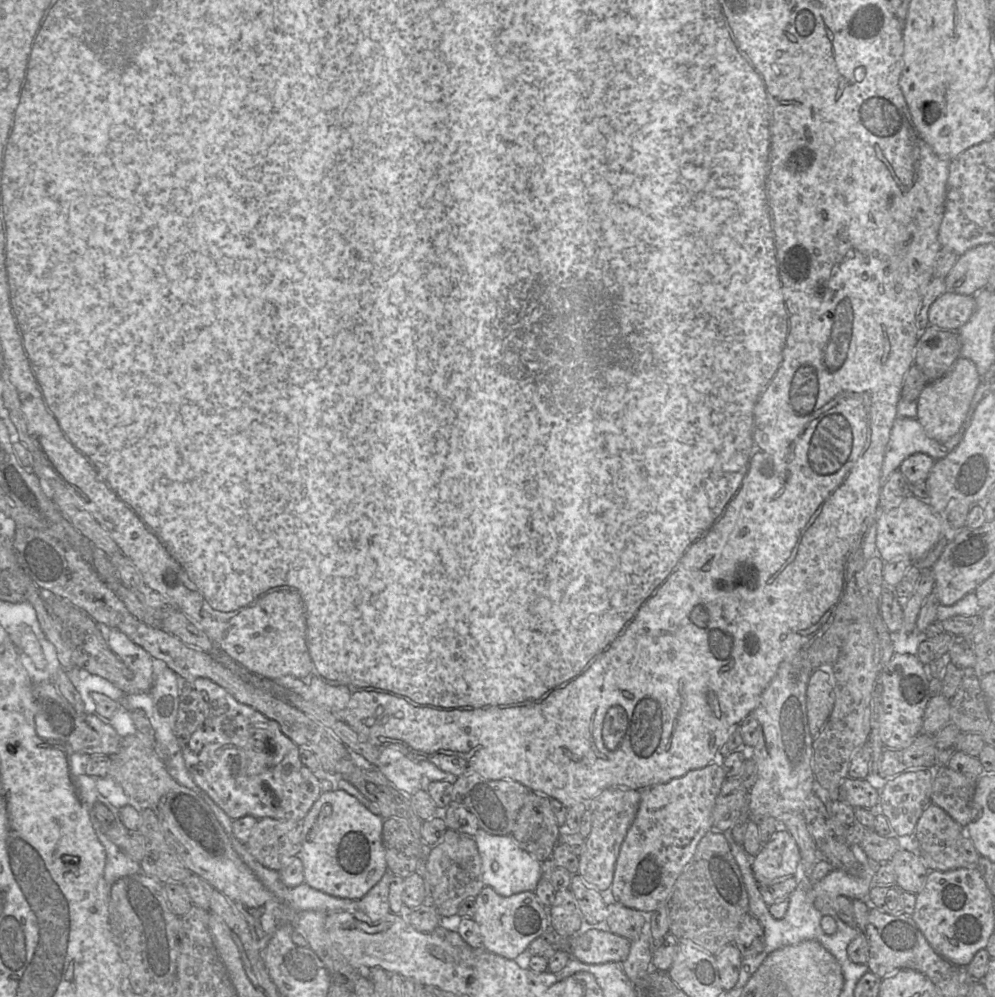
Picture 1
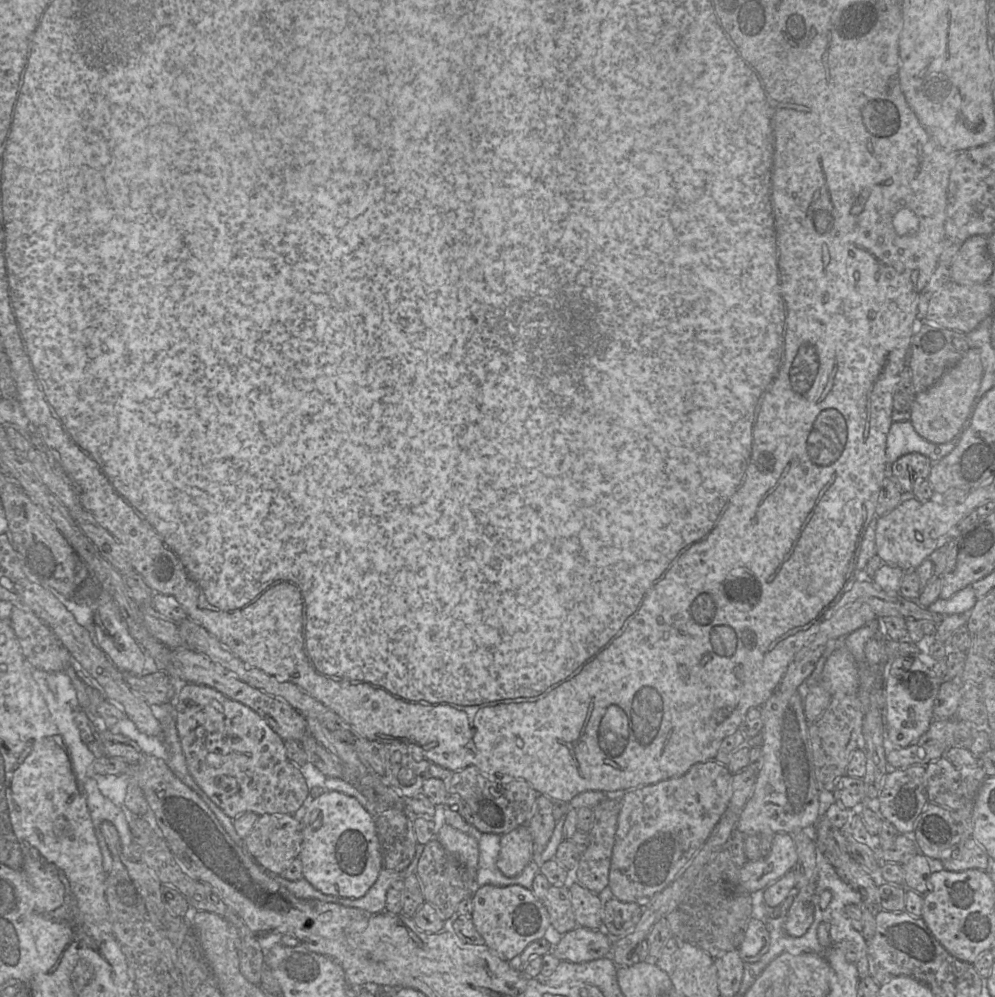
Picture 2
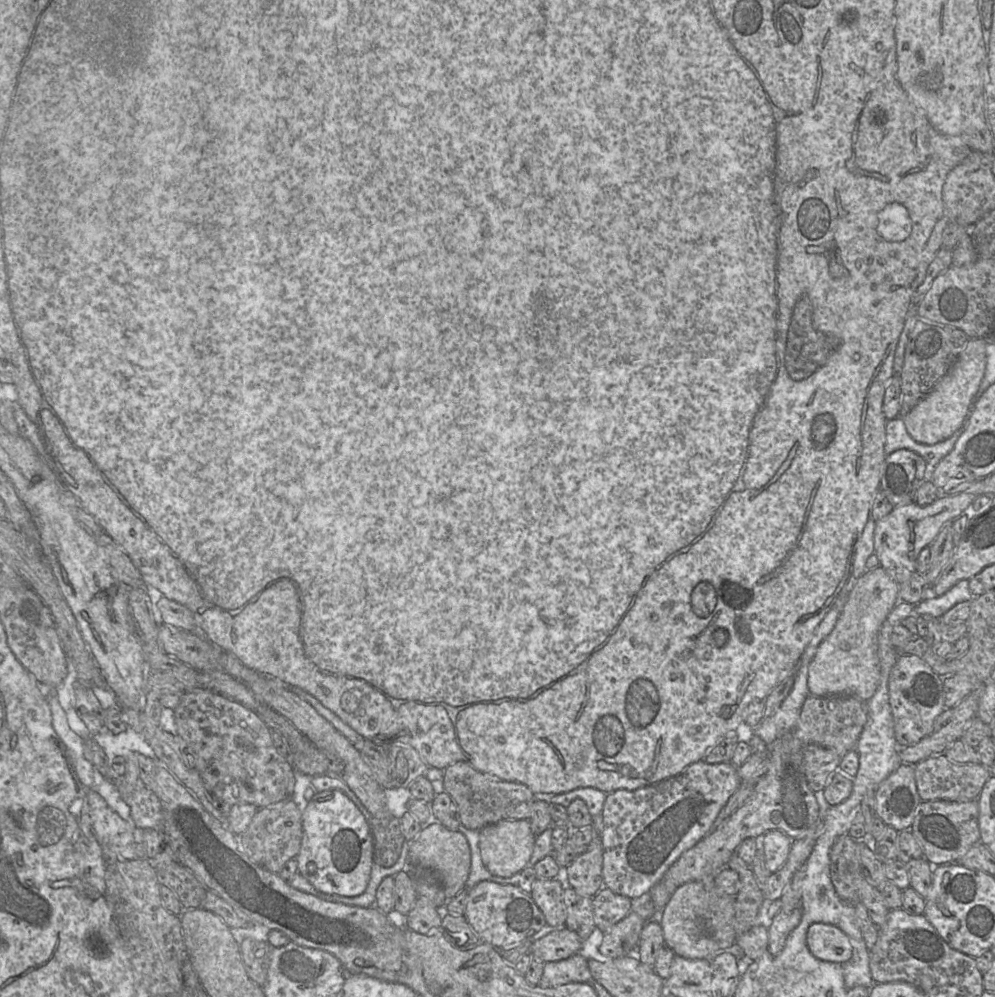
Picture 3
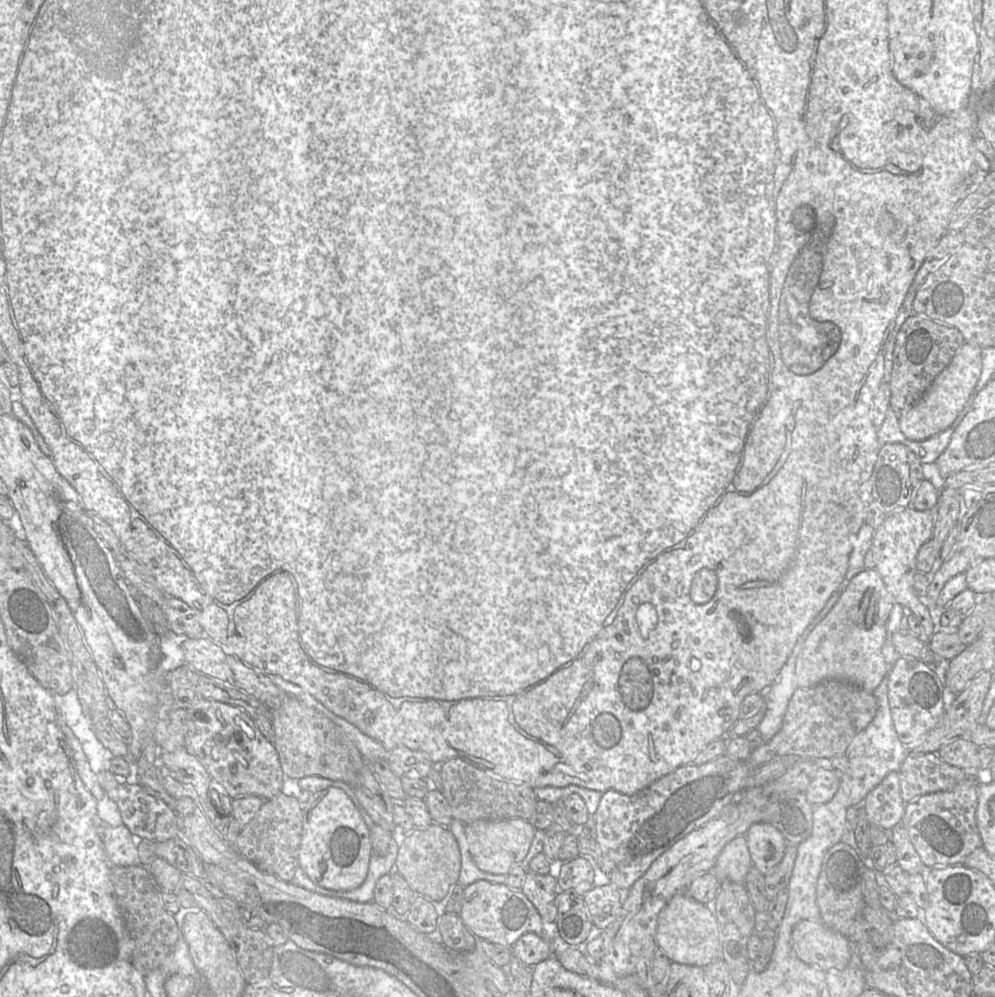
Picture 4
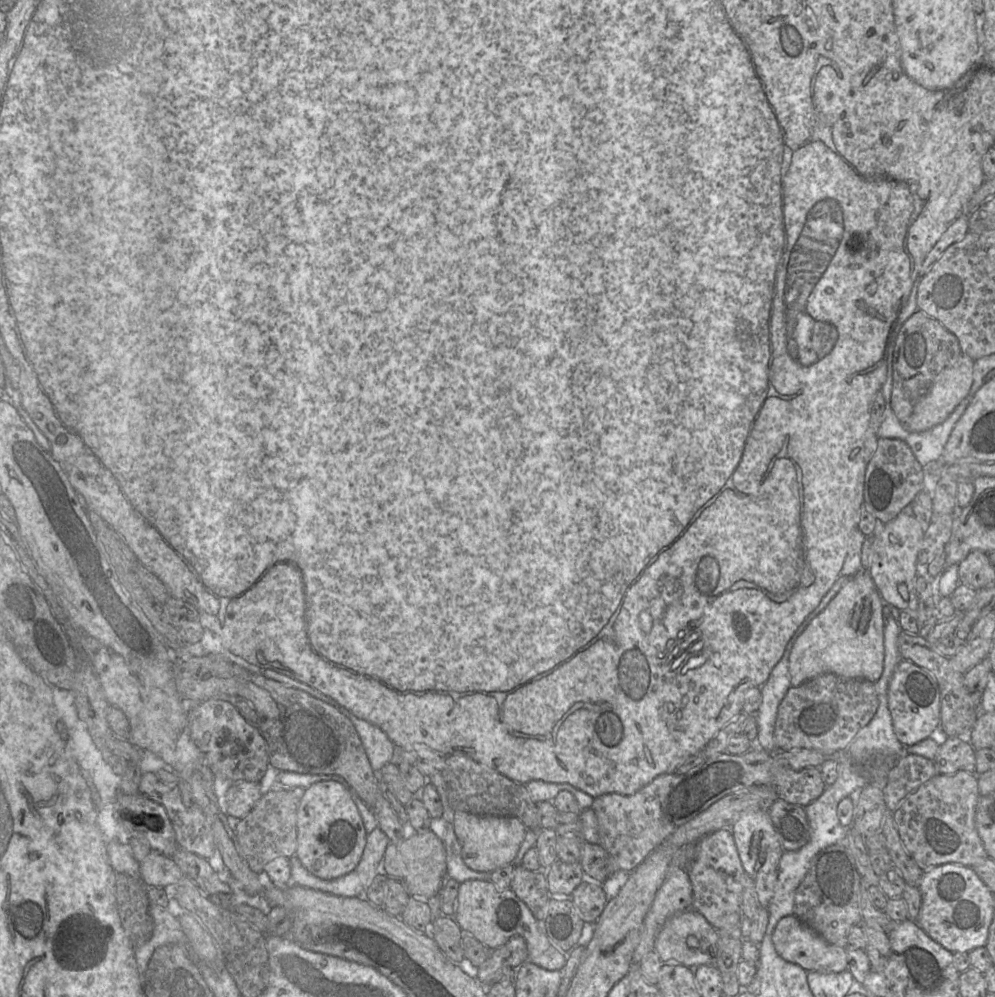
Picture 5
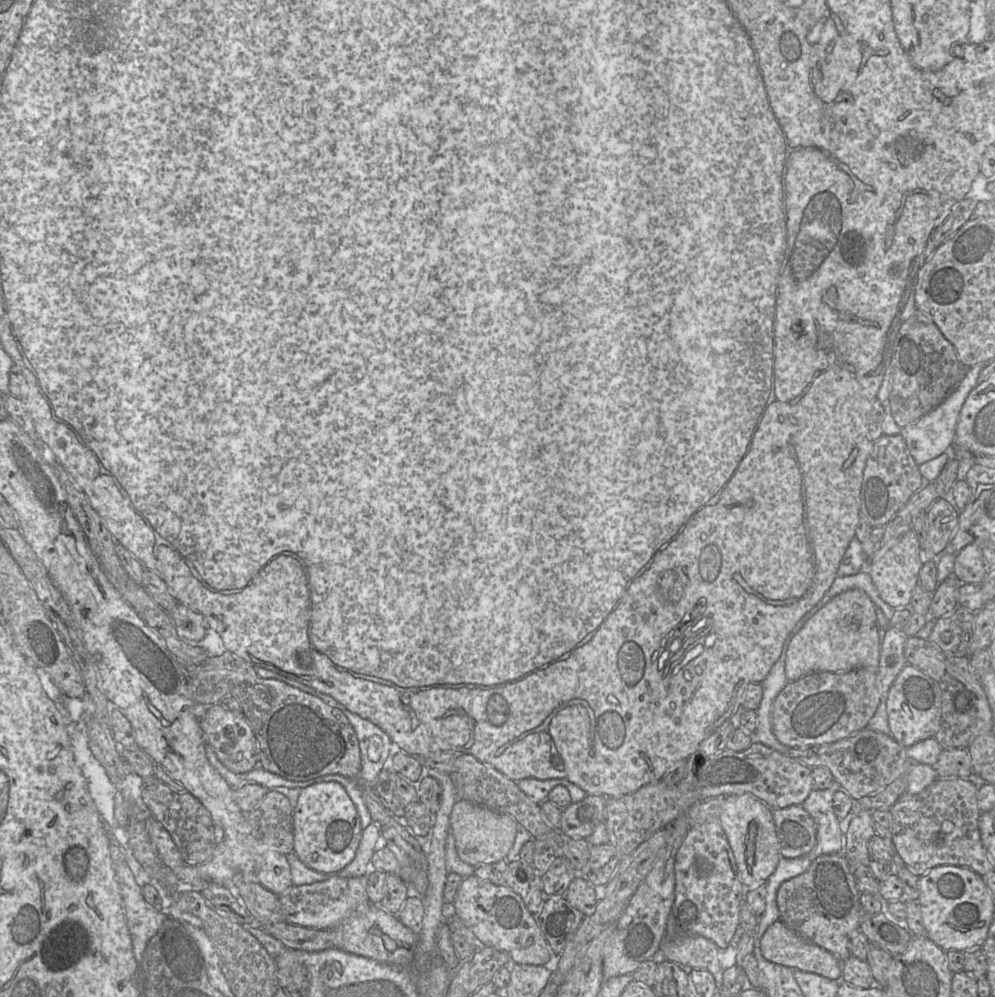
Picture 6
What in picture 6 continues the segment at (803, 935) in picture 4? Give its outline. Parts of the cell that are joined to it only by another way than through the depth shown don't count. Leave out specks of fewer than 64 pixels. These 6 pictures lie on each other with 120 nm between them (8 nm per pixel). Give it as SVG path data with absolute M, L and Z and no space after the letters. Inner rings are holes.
M781 920L775 921L766 929L760 941L760 949L763 957L775 964L783 965L791 969L816 973L833 981L841 981L842 962L832 953L788 928Z

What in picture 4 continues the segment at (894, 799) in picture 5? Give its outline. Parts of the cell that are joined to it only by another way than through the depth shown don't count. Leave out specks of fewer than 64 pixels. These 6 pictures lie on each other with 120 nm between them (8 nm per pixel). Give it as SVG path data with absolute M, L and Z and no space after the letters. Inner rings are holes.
M937 753L908 754L898 775L901 797L906 804L922 795L949 791L969 778L961 768L947 764Z

